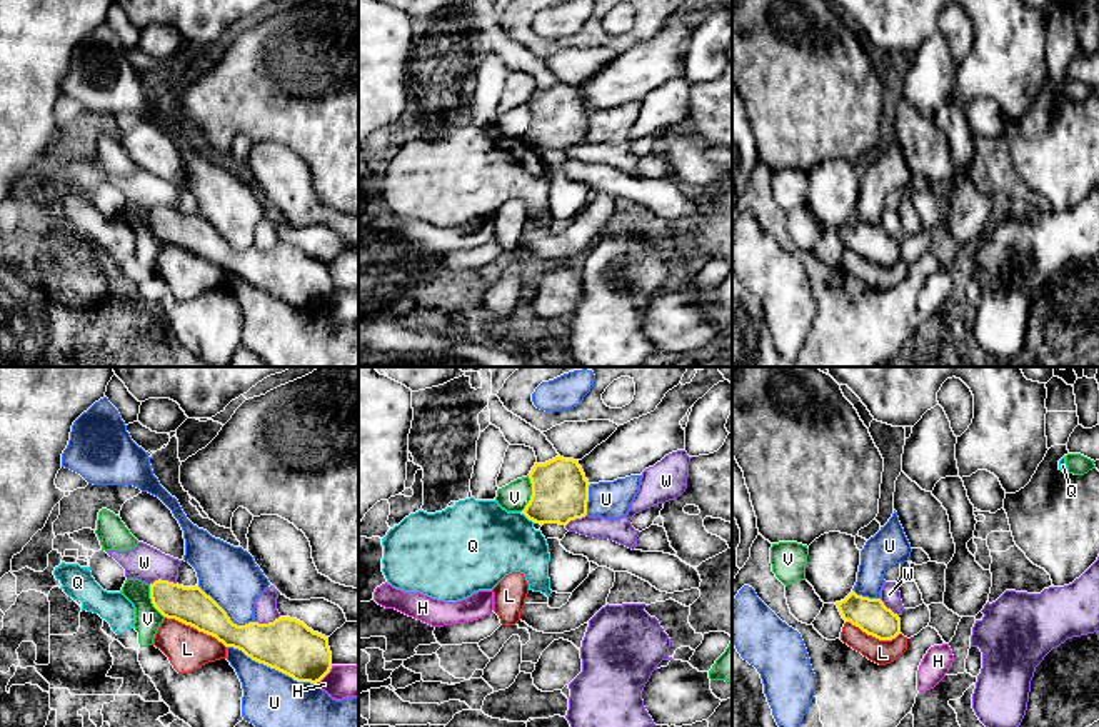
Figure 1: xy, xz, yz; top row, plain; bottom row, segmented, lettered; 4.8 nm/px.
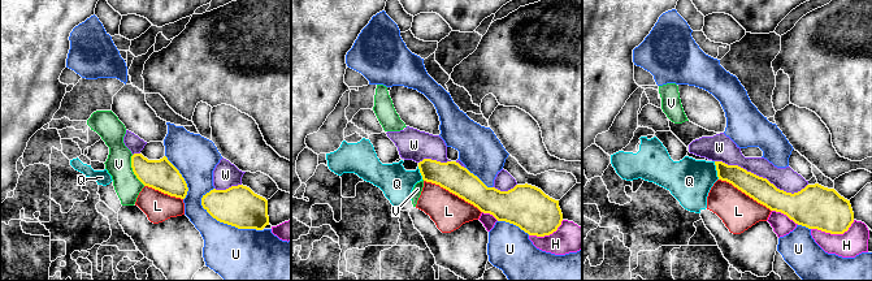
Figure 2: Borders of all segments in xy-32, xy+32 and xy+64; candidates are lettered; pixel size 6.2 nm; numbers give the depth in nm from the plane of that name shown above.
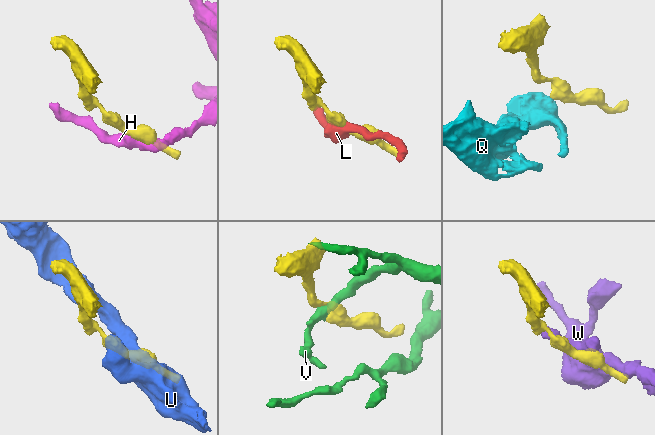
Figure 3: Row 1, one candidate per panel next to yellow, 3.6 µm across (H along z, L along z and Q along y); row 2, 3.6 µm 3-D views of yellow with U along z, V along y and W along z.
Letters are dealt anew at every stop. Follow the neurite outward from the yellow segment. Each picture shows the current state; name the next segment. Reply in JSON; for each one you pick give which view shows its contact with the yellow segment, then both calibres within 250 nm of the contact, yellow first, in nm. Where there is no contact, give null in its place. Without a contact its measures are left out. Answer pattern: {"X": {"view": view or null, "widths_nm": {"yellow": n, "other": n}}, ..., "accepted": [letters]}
{"accepted": []}

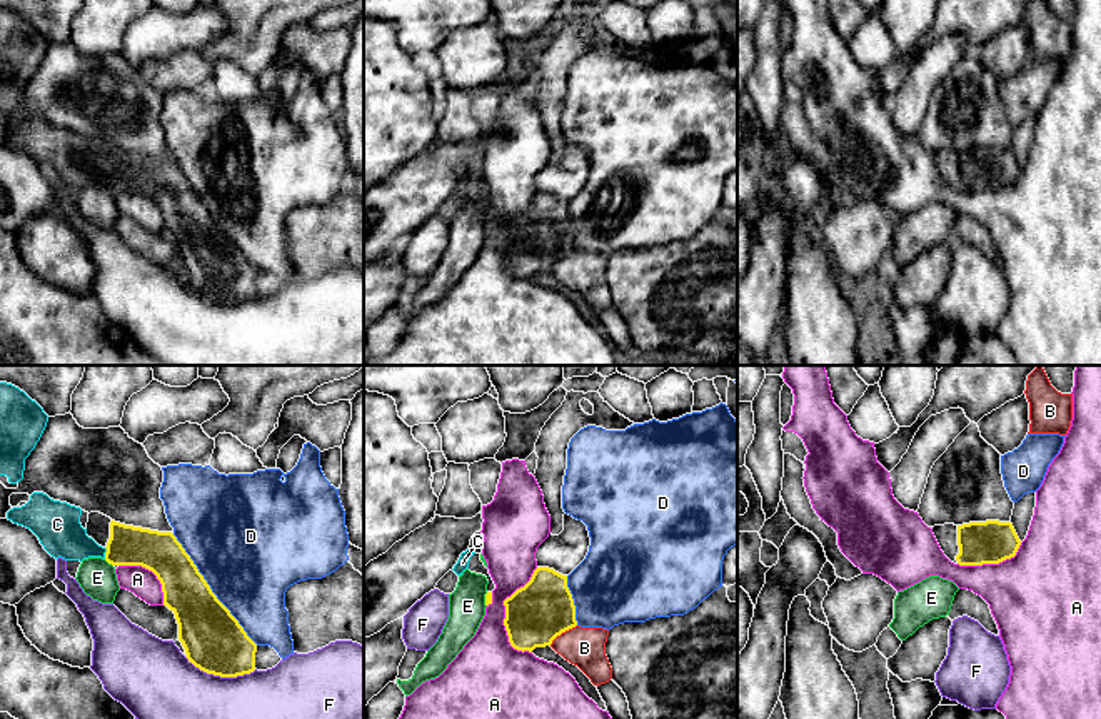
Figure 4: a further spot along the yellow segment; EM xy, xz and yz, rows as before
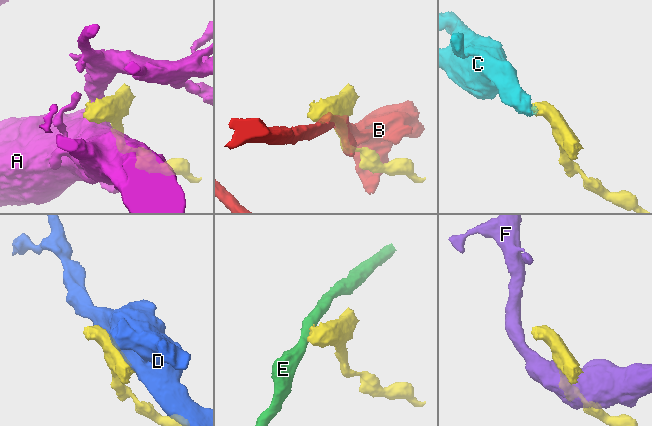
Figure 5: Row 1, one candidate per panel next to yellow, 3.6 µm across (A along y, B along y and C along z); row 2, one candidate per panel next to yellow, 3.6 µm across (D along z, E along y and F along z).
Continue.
{"C": {"view": "xy", "widths_nm": {"yellow": 190, "other": 220}}, "accepted": ["C"]}

